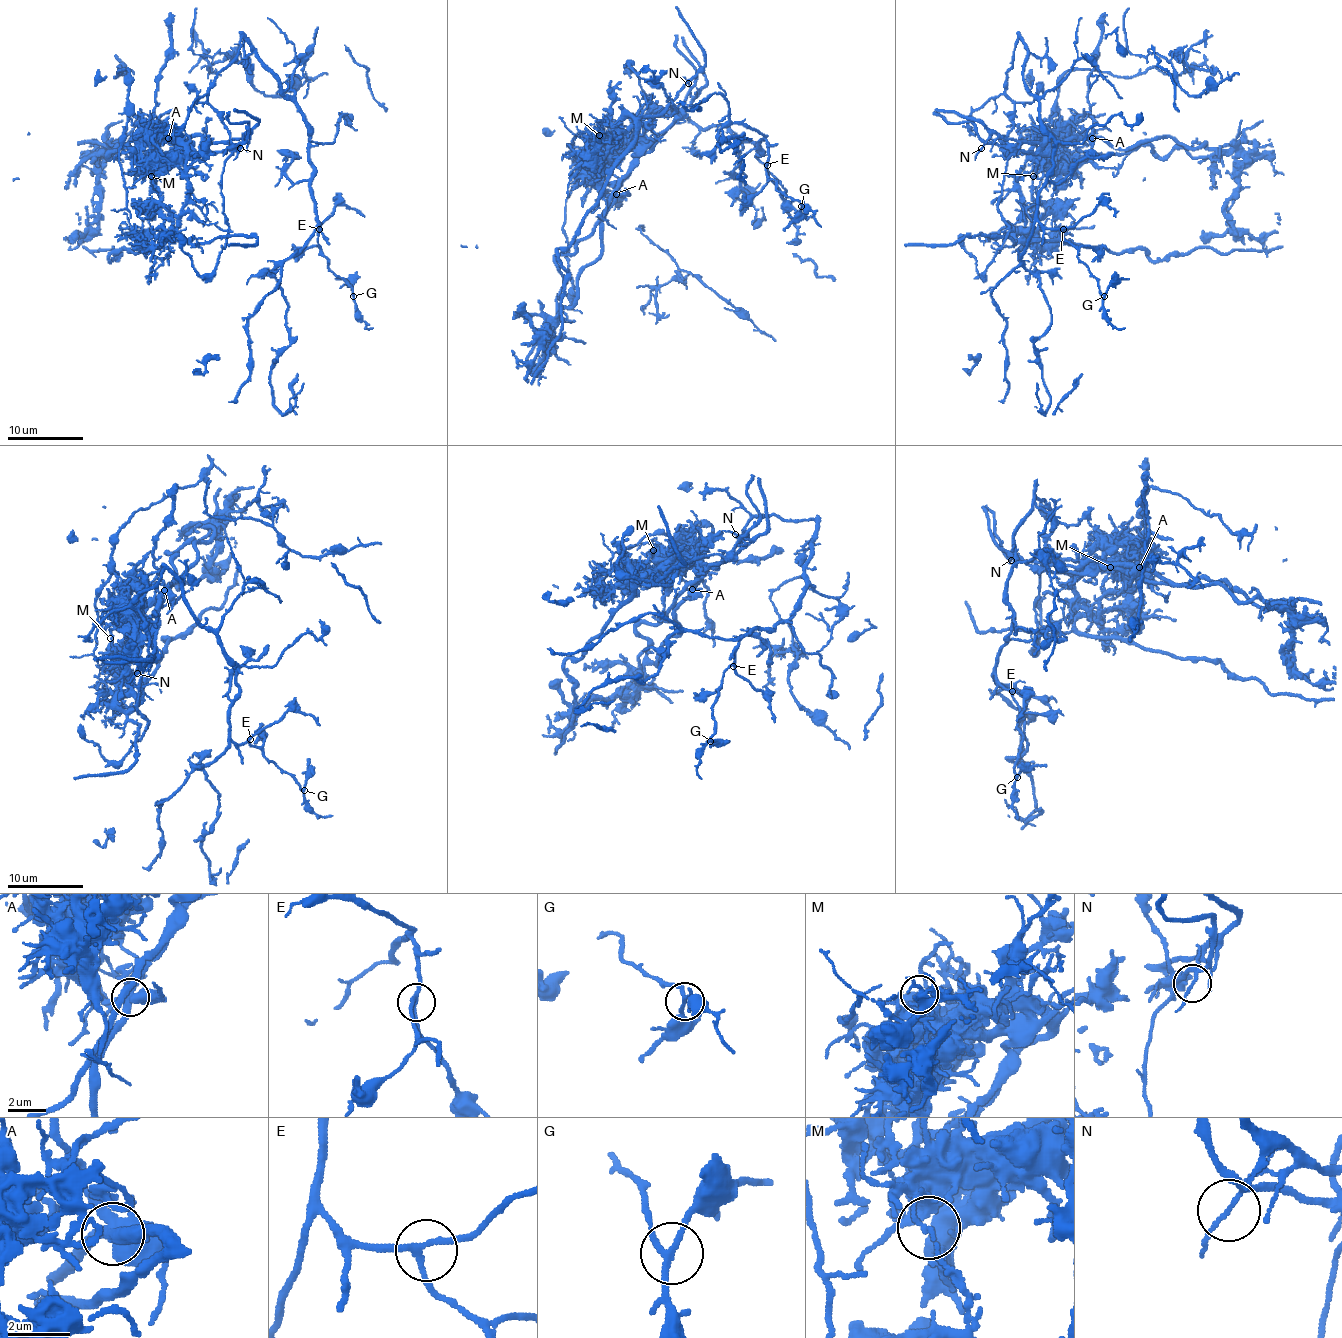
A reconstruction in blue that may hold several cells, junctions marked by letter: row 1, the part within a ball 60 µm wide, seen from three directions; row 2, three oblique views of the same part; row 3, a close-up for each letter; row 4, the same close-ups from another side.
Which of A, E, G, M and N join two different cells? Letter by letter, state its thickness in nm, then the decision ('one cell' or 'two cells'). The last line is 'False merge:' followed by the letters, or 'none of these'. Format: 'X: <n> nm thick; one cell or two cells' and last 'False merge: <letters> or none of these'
A: 550 nm thick; two cells
E: 180 nm thick; one cell
G: 180 nm thick; one cell
M: 110 nm thick; two cells
N: 100 nm thick; two cells
False merge: A, M, N

